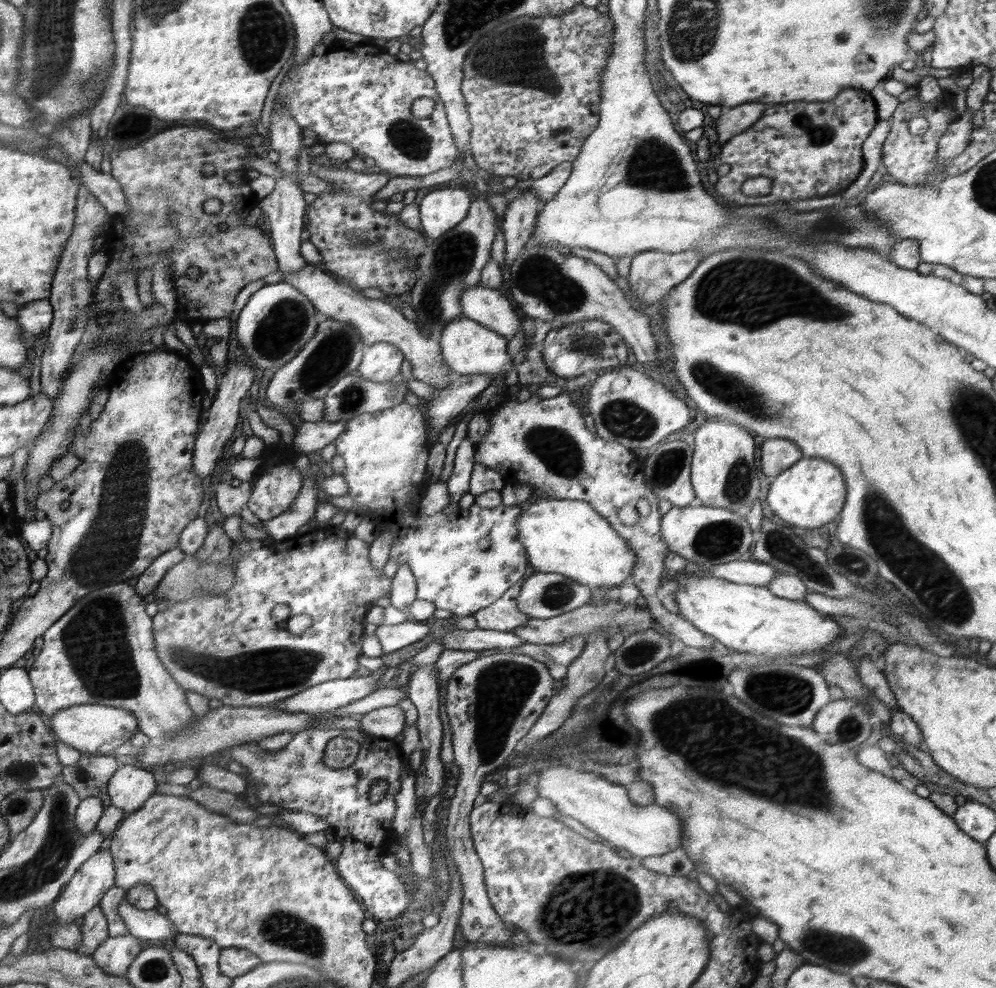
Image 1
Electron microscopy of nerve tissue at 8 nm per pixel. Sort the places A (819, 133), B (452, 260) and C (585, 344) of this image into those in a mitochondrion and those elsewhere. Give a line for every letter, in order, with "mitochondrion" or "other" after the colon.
A: mitochondrion
B: mitochondrion
C: mitochondrion

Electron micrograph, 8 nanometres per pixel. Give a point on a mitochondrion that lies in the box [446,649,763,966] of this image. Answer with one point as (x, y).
(580, 898)

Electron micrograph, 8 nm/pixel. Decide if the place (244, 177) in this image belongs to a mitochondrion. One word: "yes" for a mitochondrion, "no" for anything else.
no

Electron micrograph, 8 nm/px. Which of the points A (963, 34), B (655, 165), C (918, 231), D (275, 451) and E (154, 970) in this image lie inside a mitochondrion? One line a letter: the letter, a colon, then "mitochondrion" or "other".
A: other
B: mitochondrion
C: other
D: other
E: mitochondrion

